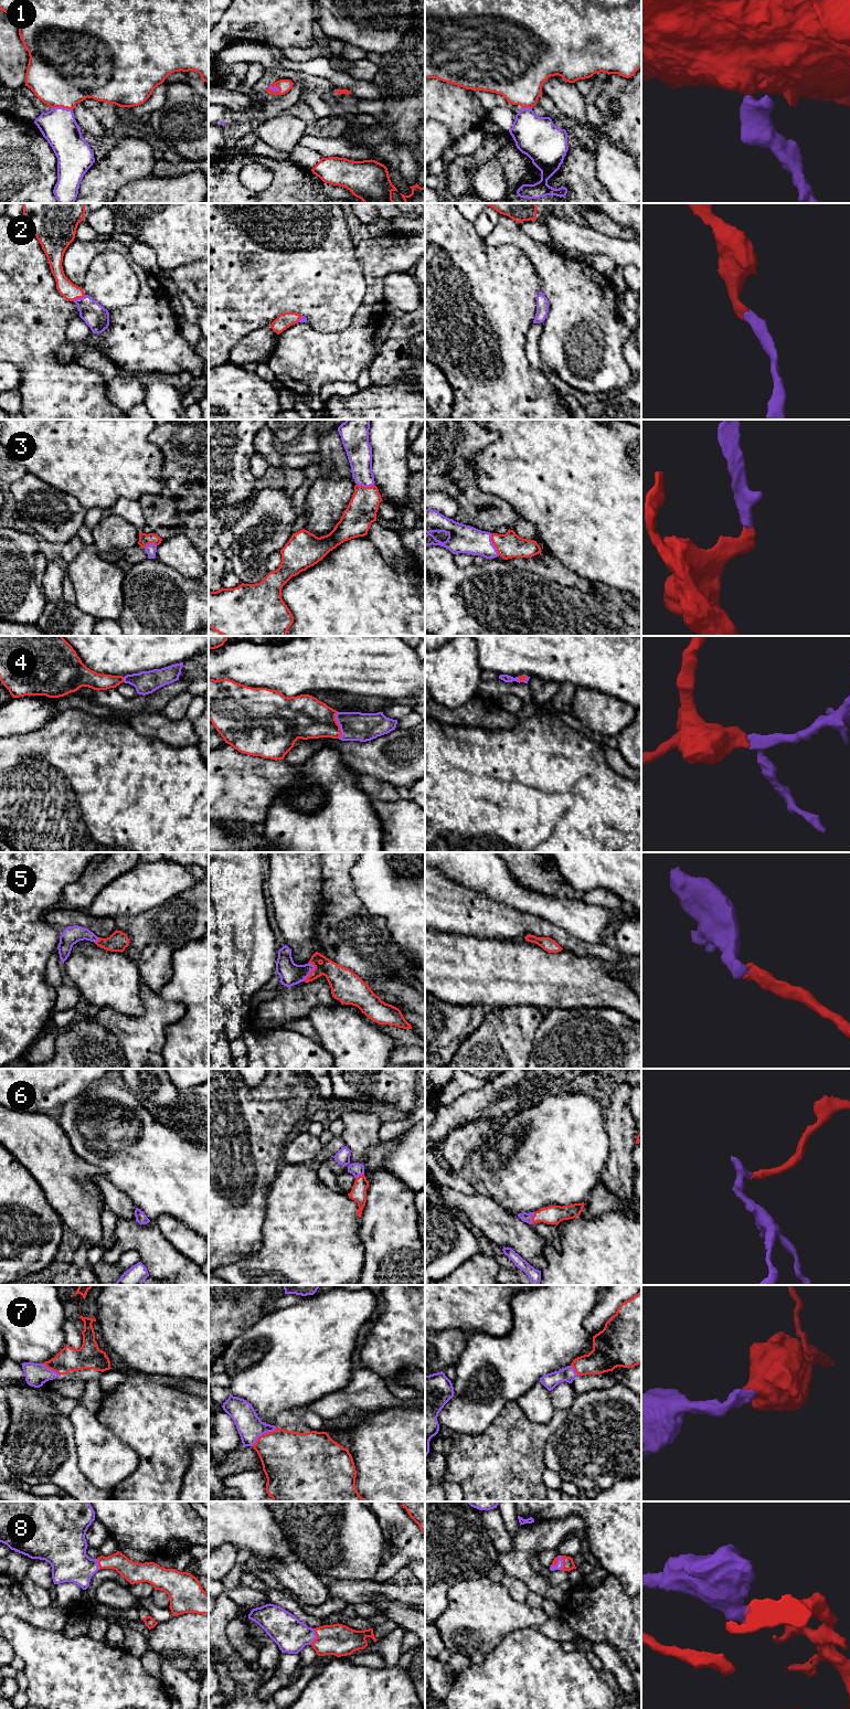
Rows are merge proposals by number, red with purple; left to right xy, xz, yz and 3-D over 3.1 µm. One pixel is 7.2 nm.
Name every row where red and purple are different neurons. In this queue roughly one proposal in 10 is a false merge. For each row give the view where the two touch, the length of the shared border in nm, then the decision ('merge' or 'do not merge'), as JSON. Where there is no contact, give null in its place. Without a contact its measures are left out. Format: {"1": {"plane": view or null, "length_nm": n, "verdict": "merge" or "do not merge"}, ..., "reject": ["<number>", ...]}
{"1": {"plane": "xy", "length_nm": 160, "verdict": "merge"}, "2": {"plane": "xy", "length_nm": 100, "verdict": "merge"}, "3": {"plane": "yz", "length_nm": 170, "verdict": "merge"}, "4": {"plane": "xz", "length_nm": 200, "verdict": "merge"}, "5": {"plane": "xz", "length_nm": 150, "verdict": "merge"}, "6": {"plane": "yz", "length_nm": 90, "verdict": "merge"}, "7": {"plane": "xz", "length_nm": 220, "verdict": "merge"}, "8": {"plane": "xz", "length_nm": 130, "verdict": "merge"}, "reject": []}

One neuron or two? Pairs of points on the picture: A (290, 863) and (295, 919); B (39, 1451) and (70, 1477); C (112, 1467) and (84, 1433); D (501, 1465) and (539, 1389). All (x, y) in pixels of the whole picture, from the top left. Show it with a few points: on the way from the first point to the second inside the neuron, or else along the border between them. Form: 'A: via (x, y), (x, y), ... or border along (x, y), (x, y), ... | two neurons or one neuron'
A: via (291, 877), (291, 887), (295, 890), (295, 905) | one neuron
B: via (49, 1456), (54, 1461), (63, 1461), (64, 1467) | one neuron
C: via (103, 1458), (91, 1442) | one neuron
D: border along (516, 1402), (531, 1421), (546, 1423), (551, 1419) | two neurons

